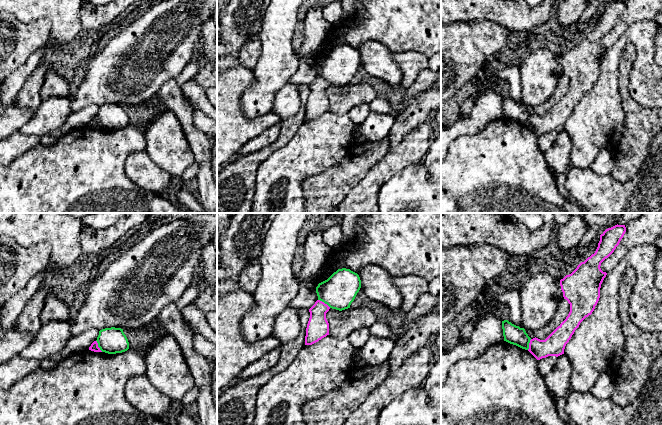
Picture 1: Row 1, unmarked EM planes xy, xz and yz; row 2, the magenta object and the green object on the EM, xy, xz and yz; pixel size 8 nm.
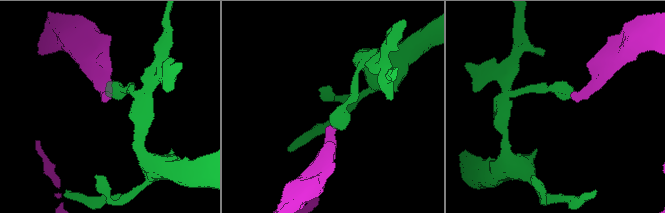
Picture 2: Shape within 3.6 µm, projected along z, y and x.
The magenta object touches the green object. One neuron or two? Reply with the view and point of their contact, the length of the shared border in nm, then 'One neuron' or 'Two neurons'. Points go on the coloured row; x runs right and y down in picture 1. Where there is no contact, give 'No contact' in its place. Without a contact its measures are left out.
Touches magenta at xz (323, 302). Shared border 120 nm. Two neurons

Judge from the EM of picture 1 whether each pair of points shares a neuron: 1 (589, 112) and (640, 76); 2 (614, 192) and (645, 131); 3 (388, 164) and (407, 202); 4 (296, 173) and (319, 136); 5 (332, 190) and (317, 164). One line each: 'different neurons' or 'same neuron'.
1: same neuron
2: different neurons
3: different neurons
4: same neuron
5: different neurons

